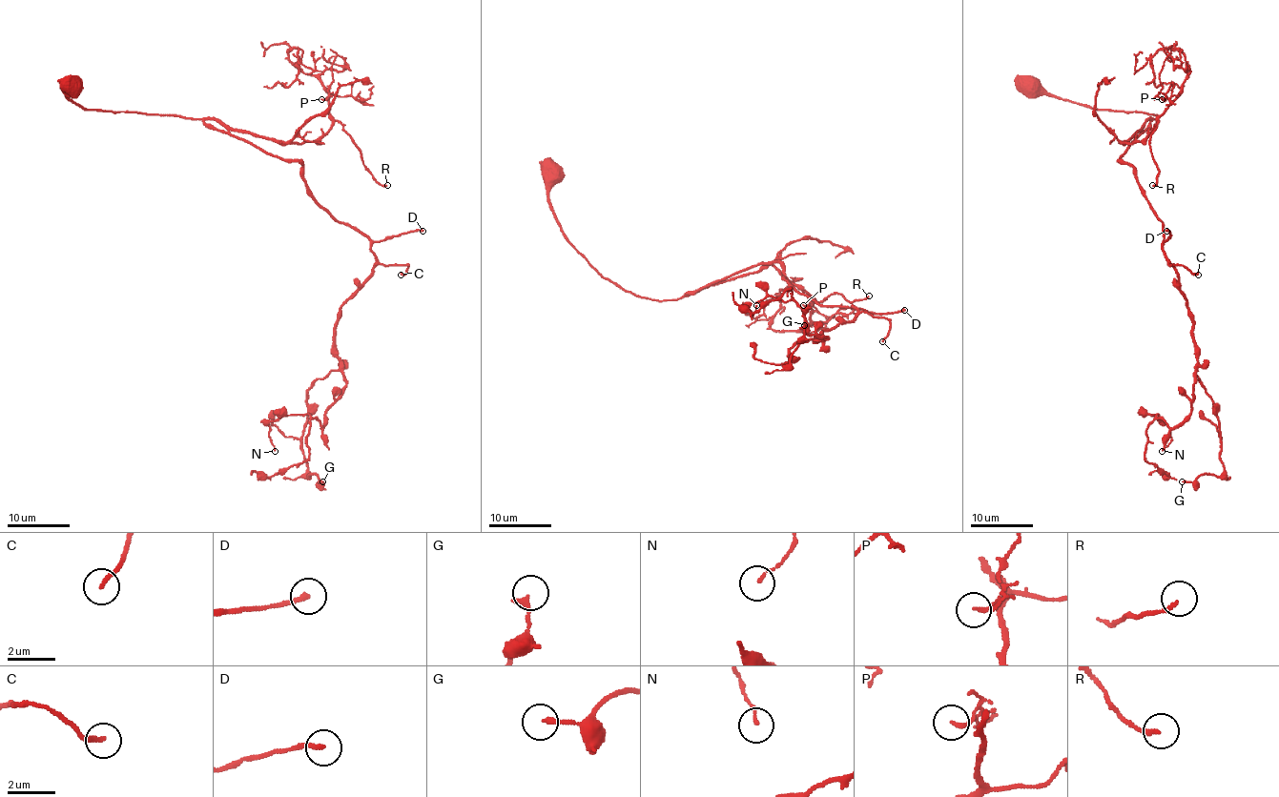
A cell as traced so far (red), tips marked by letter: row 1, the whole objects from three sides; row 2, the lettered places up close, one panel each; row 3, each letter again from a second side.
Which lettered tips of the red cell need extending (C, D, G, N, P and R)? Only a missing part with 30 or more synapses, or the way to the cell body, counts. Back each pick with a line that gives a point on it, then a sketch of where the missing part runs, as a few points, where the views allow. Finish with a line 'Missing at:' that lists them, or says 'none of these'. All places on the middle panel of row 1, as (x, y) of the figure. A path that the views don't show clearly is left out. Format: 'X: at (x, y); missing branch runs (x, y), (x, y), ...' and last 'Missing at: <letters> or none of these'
Missing at: none of these

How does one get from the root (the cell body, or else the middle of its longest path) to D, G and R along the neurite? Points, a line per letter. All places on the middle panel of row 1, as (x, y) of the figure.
D: (553, 173), (548, 202), (564, 237), (637, 296), (674, 300), (779, 263), (784, 278), (820, 305), (904, 310)
G: (553, 173), (554, 219), (603, 276), (674, 300), (779, 263), (857, 311), (789, 367), (804, 325)
R: (553, 173), (548, 202), (564, 237), (637, 296), (674, 300), (769, 264), (816, 302), (869, 296)

